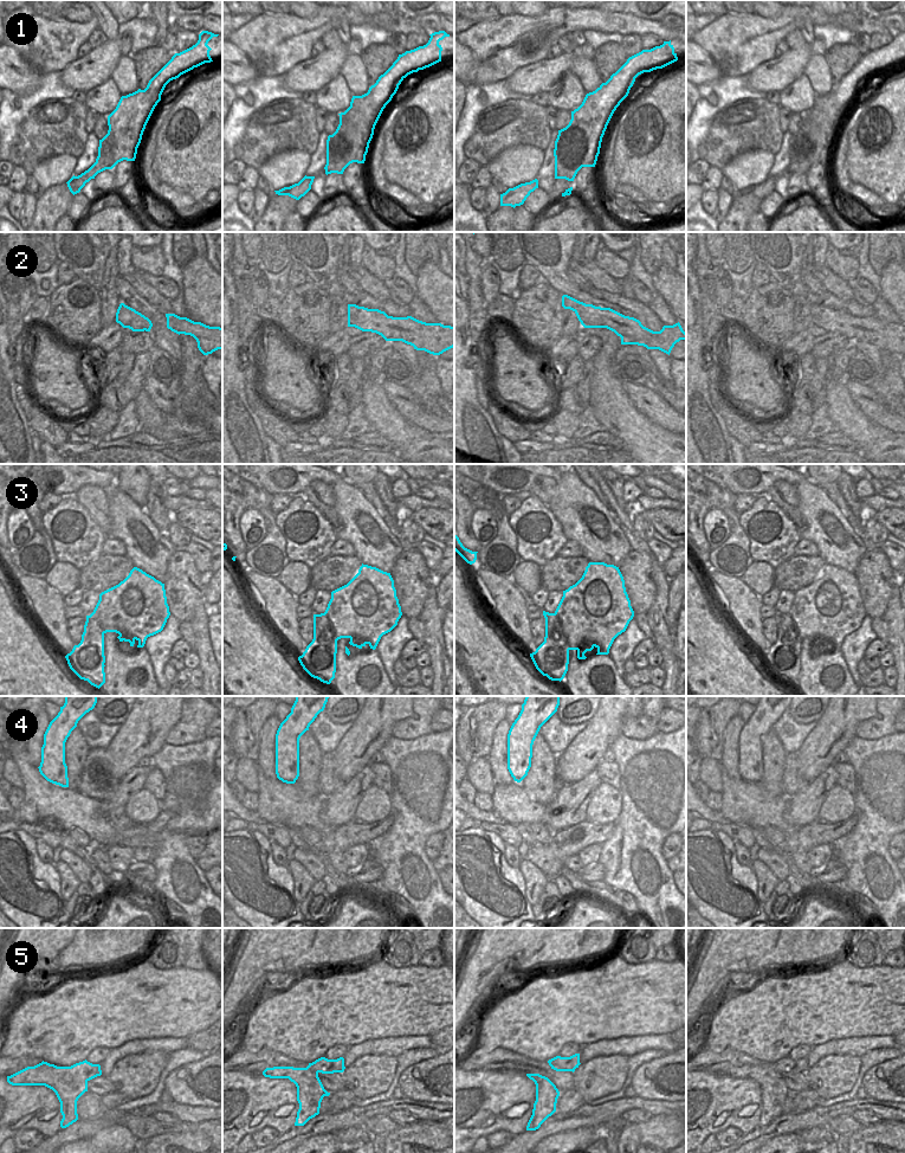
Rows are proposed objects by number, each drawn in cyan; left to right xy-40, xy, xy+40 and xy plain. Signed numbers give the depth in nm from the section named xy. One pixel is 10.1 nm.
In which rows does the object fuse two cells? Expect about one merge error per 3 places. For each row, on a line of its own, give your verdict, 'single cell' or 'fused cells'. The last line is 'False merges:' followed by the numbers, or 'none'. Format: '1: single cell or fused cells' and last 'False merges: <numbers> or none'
1: fused cells
2: single cell
3: fused cells
4: single cell
5: single cell
False merges: 1, 3

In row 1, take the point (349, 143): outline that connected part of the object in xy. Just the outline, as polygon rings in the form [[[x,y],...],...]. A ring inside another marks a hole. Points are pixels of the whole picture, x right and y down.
[[[439,31],[429,36],[426,45],[399,54],[393,65],[369,88],[369,107],[362,112],[348,108],[338,114],[340,124],[327,140],[327,175],[343,174],[353,162],[364,163],[370,143],[367,136],[374,131],[383,109],[396,94],[401,82],[408,75],[441,62],[442,47],[439,41],[450,34]]]

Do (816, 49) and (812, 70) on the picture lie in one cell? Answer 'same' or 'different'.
different

